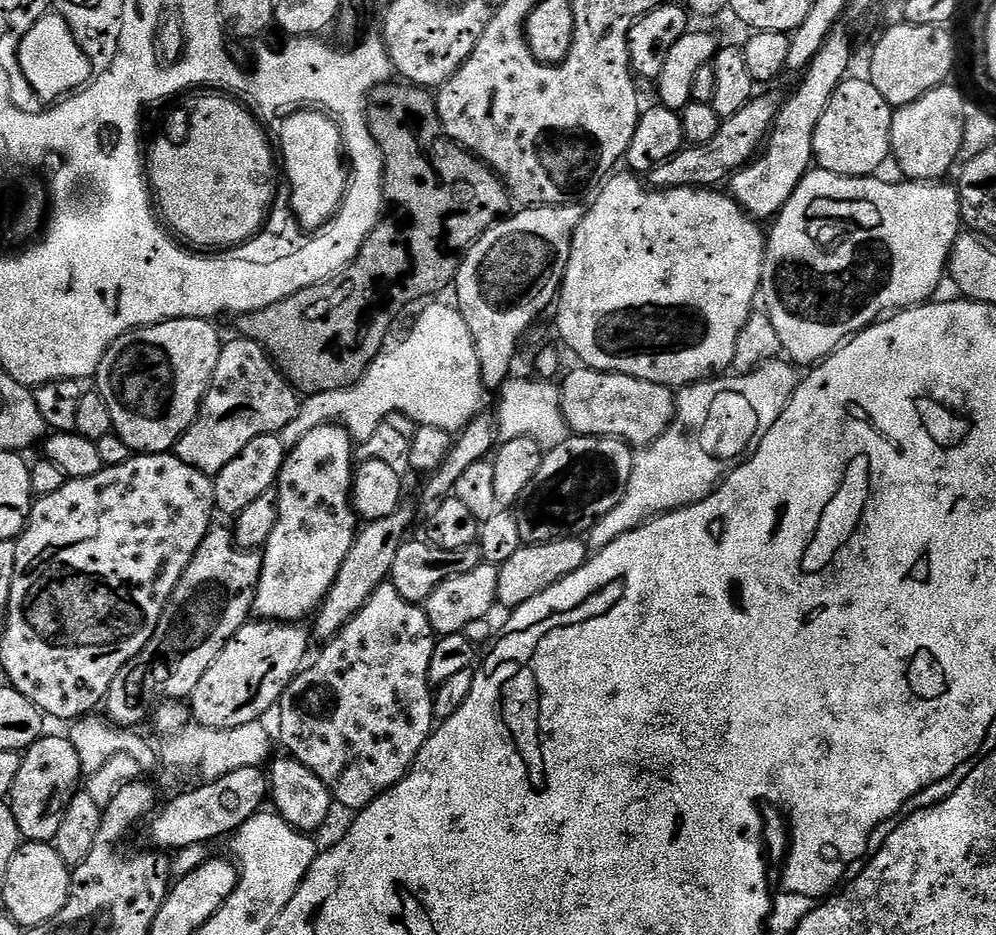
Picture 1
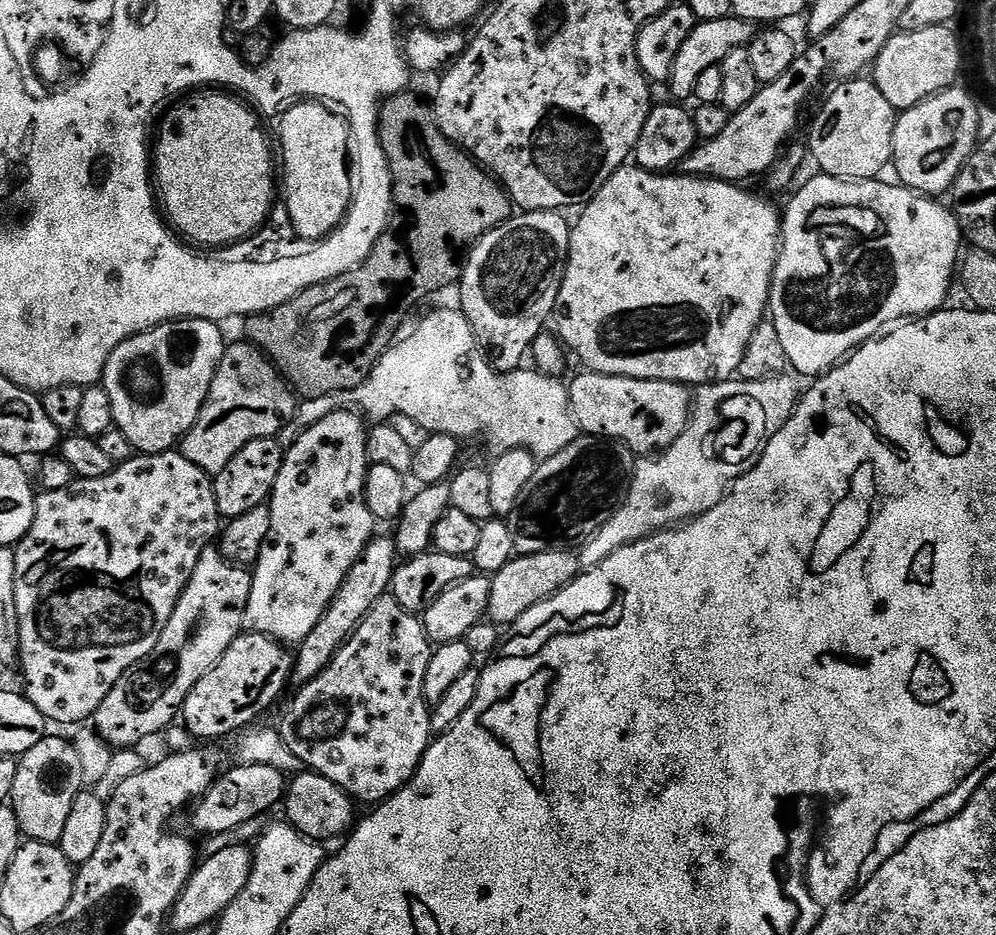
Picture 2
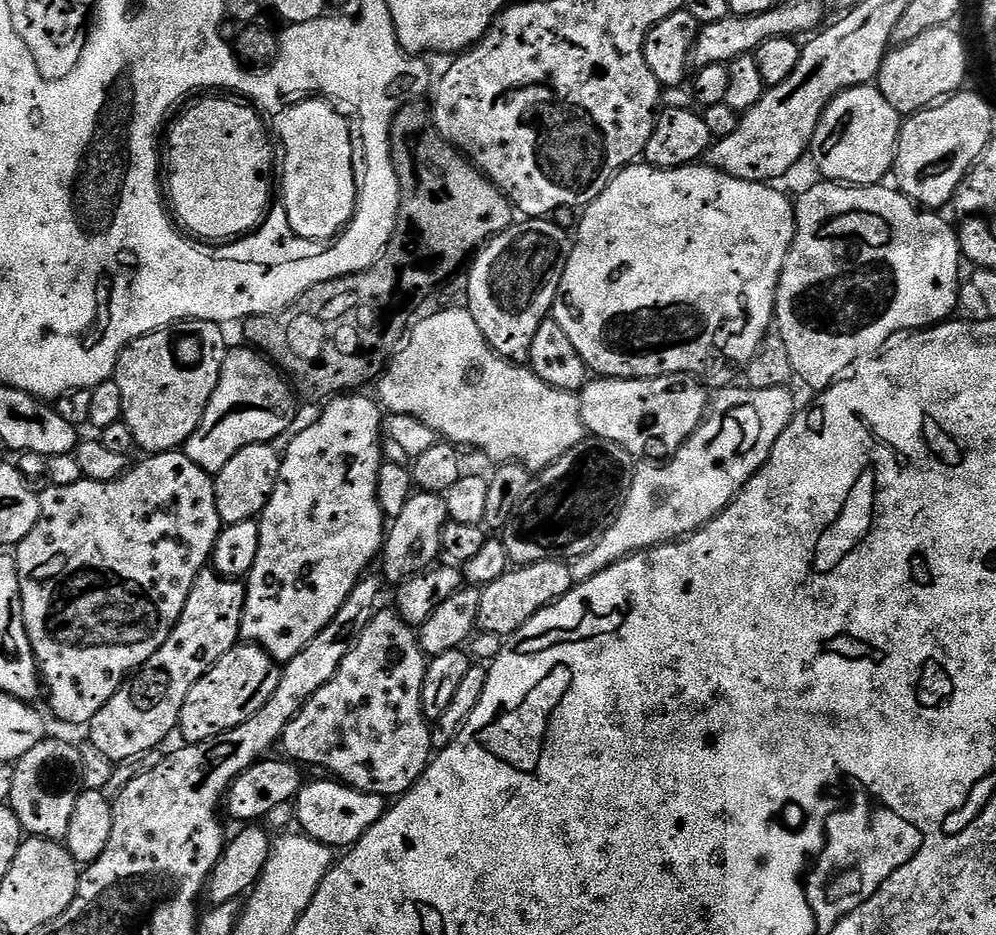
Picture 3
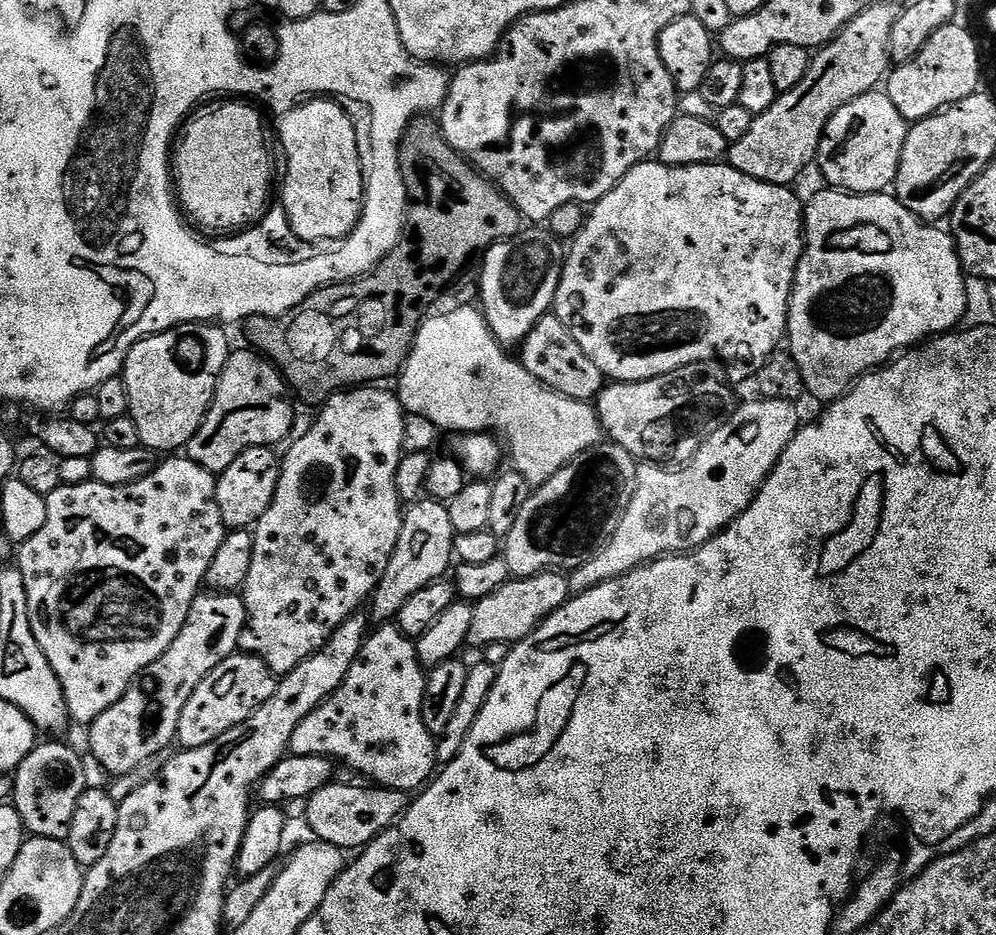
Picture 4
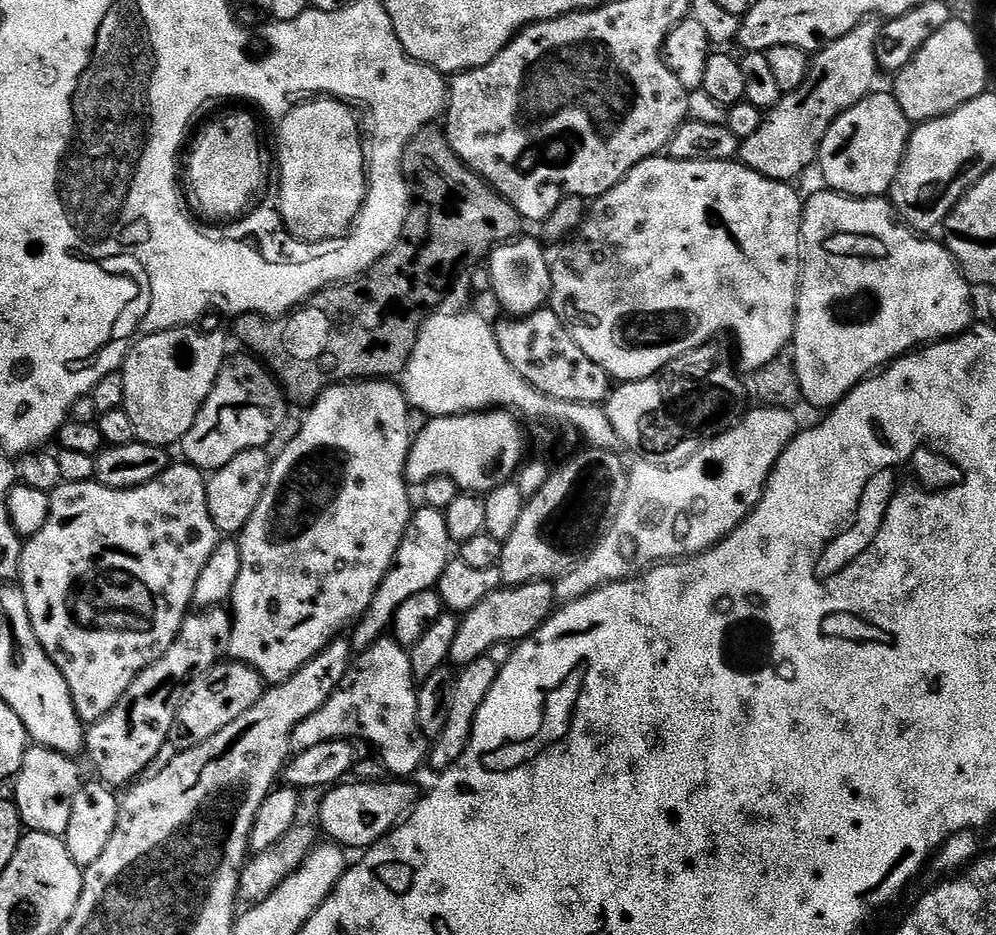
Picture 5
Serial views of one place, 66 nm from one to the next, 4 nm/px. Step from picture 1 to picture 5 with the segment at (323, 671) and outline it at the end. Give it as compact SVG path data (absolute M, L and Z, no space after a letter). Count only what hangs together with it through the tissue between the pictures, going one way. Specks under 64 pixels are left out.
M384 638L363 653L362 660L364 669L341 686L313 719L296 727L295 743L305 749L324 740L363 740L380 751L393 777L411 777L408 776L411 772L418 771L423 764L425 767L430 756L430 741L418 722L418 681L409 649Z

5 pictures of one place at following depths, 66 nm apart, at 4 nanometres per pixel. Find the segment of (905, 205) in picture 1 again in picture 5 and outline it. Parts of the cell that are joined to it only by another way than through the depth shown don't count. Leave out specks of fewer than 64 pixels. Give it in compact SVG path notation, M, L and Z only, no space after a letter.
M823 190L804 200L804 244L806 259L802 264L800 277L800 297L796 303L796 335L792 338L791 351L796 351L794 363L800 382L800 394L805 401L809 400L816 408L832 410L843 403L855 388L859 387L869 376L885 369L893 361L917 351L921 346L927 346L938 340L950 340L973 327L972 321L972 292L973 285L969 284L964 273L960 271L956 260L936 238L925 238L898 219L898 213L891 203L884 198L857 198L842 196L838 192Z

